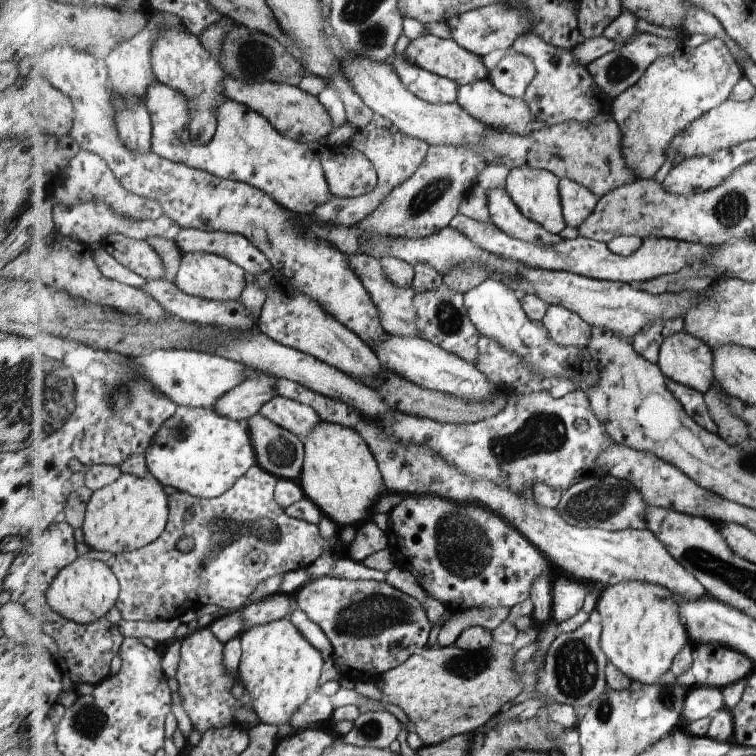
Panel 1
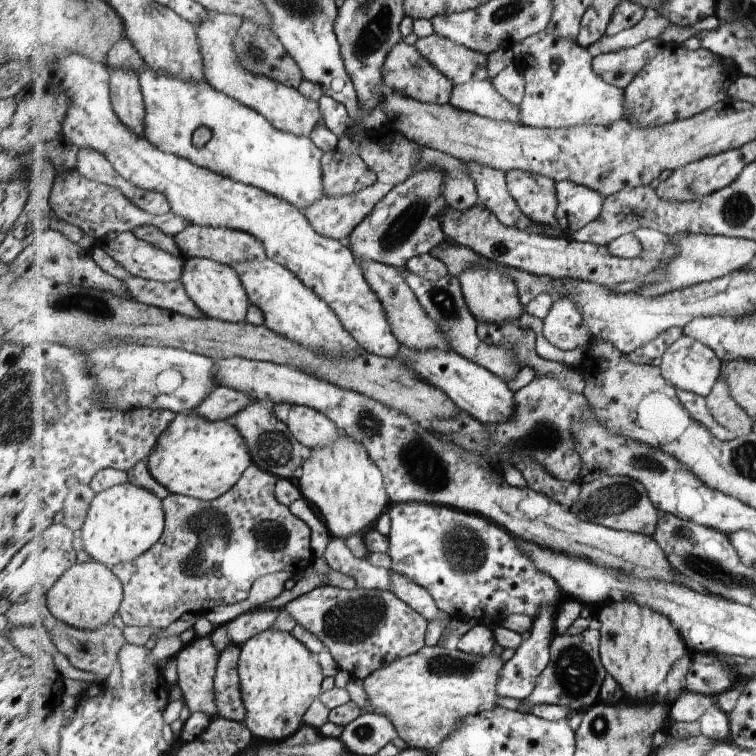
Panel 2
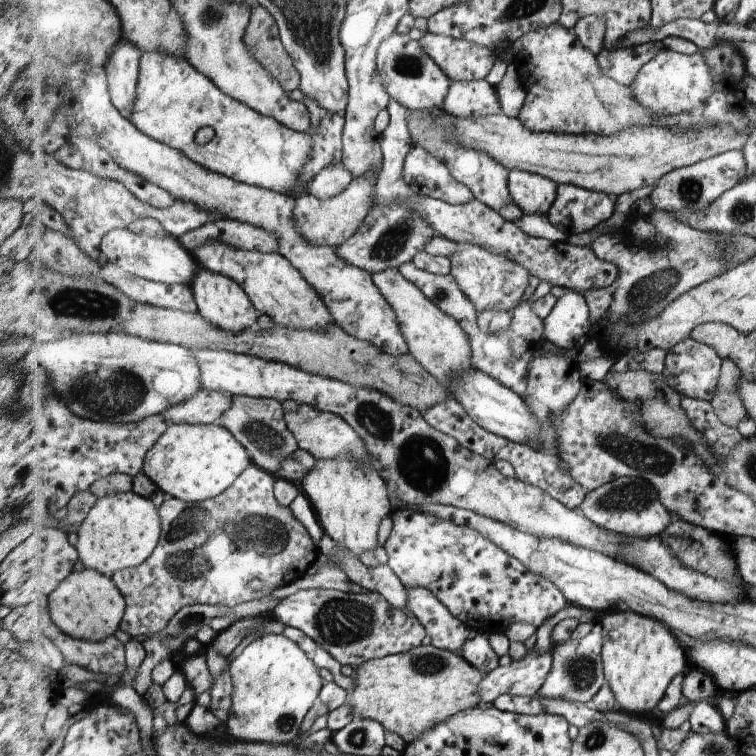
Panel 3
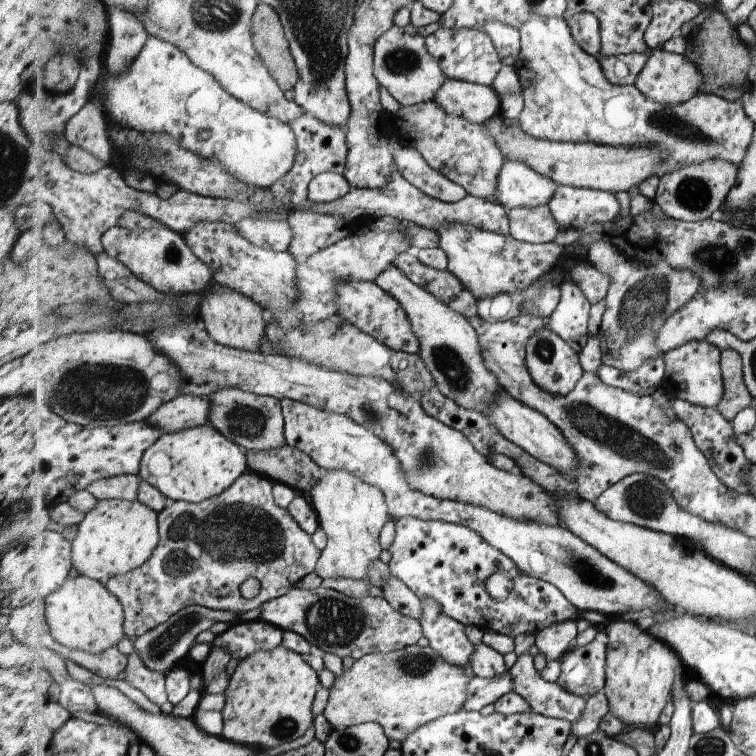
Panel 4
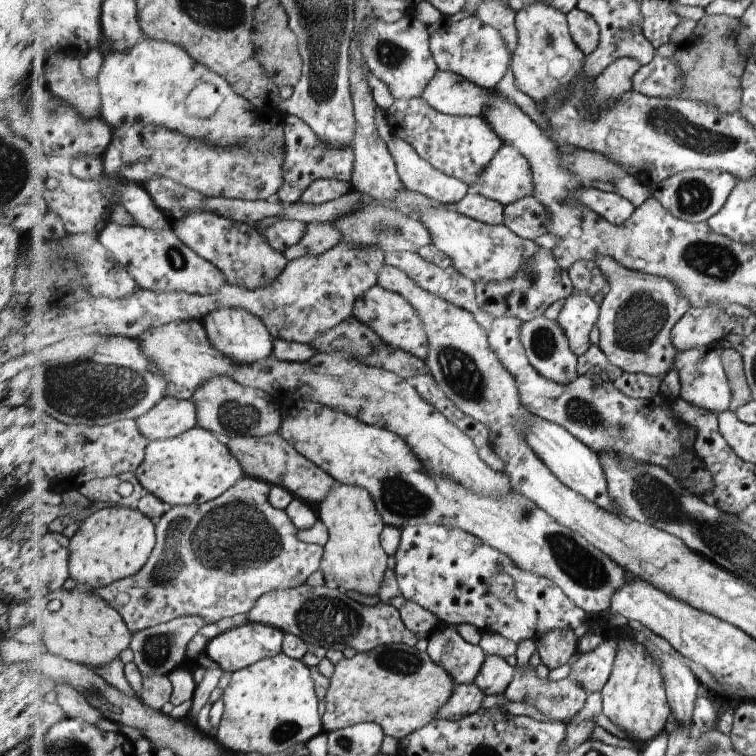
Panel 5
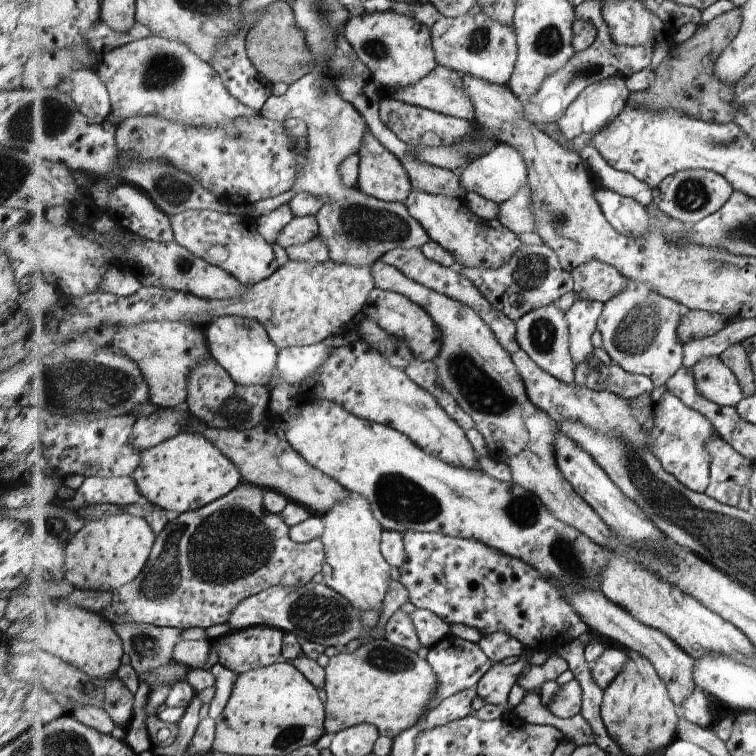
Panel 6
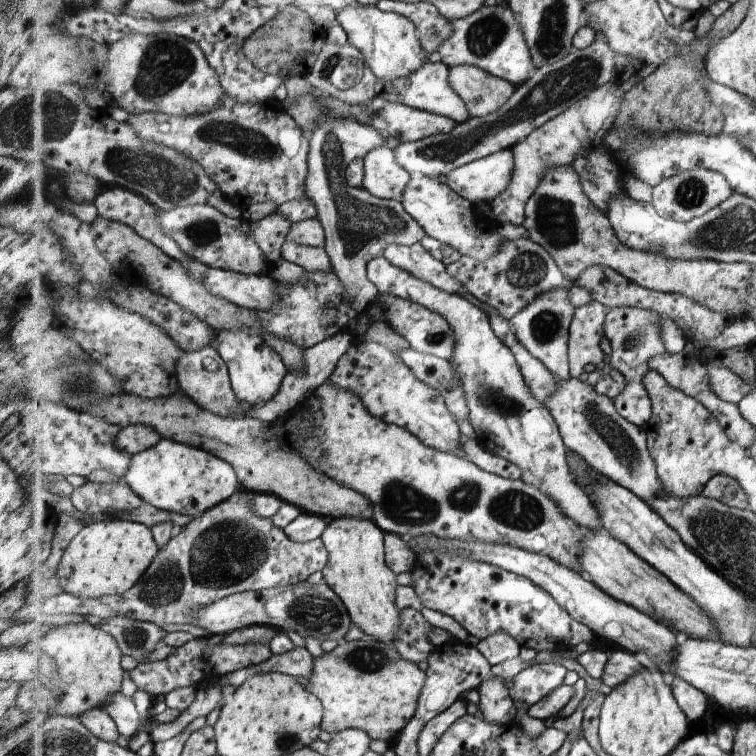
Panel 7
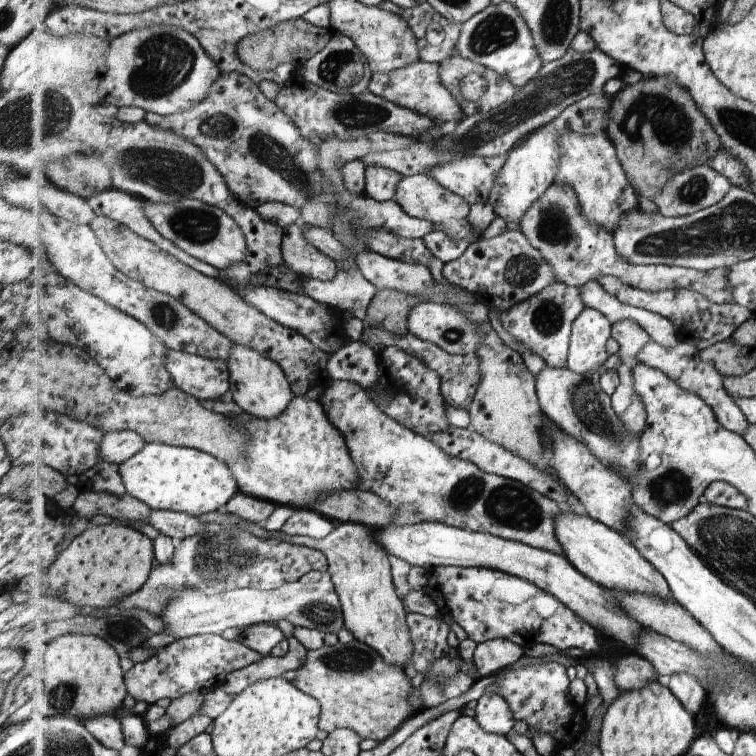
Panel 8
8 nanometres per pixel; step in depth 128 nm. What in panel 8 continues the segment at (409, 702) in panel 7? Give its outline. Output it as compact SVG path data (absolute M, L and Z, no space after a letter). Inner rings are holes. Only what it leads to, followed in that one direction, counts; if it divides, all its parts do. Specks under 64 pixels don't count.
M356 640L347 644L338 642L334 646L323 646L320 650L309 651L305 663L296 670L292 683L305 694L319 700L322 706L320 731L326 734L336 732L338 729L355 730L361 738L379 743L392 736L405 720L415 714L411 702L413 684L407 669L387 664L377 650Z

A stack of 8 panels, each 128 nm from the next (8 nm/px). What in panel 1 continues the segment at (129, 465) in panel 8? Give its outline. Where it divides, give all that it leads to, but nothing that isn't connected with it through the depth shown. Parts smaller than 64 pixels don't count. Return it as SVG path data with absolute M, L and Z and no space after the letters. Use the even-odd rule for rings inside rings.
M181 405L175 415L161 425L159 432L145 452L153 476L171 491L187 491L195 497L212 499L221 496L241 480L257 464L256 450L246 422L233 420L218 413L213 407Z

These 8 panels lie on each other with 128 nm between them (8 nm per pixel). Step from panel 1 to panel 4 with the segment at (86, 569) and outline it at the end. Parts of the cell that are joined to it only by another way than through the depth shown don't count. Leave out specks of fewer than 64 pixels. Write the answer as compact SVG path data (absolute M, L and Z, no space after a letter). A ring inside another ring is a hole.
M78 573L72 574L53 595L45 601L45 616L48 618L52 637L63 646L93 654L103 654L117 646L125 632L124 608L117 596L113 596L105 584Z

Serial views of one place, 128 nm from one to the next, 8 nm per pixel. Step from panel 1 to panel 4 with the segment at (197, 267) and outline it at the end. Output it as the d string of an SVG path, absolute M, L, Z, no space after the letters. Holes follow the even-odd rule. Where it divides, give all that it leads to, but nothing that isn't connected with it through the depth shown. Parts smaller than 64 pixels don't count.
M225 286L207 290L204 296L198 317L205 320L206 330L217 344L245 352L264 352L263 338L267 338L268 317L259 304L251 297Z

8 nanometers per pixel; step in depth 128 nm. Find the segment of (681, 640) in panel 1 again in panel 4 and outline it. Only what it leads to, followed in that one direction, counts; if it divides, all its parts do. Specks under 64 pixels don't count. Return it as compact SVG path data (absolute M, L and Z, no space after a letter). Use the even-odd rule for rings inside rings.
M615 619L606 630L611 638L611 646L607 652L607 676L604 694L608 698L609 710L613 716L619 718L623 724L638 726L643 724L645 729L655 730L660 723L661 714L672 697L674 683L682 673L683 662L680 656L659 636L653 636L653 632L639 628L635 622Z

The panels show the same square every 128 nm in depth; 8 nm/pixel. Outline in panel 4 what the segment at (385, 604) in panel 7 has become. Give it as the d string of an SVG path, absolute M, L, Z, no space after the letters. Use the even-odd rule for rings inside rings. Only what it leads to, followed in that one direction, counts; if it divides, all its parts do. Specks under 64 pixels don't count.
M327 470L308 496L317 512L320 528L328 537L327 548L317 562L316 574L321 579L346 577L365 580L371 572L371 564L381 560L384 549L380 542L381 532L391 520L385 496L379 488L367 484L349 470Z

